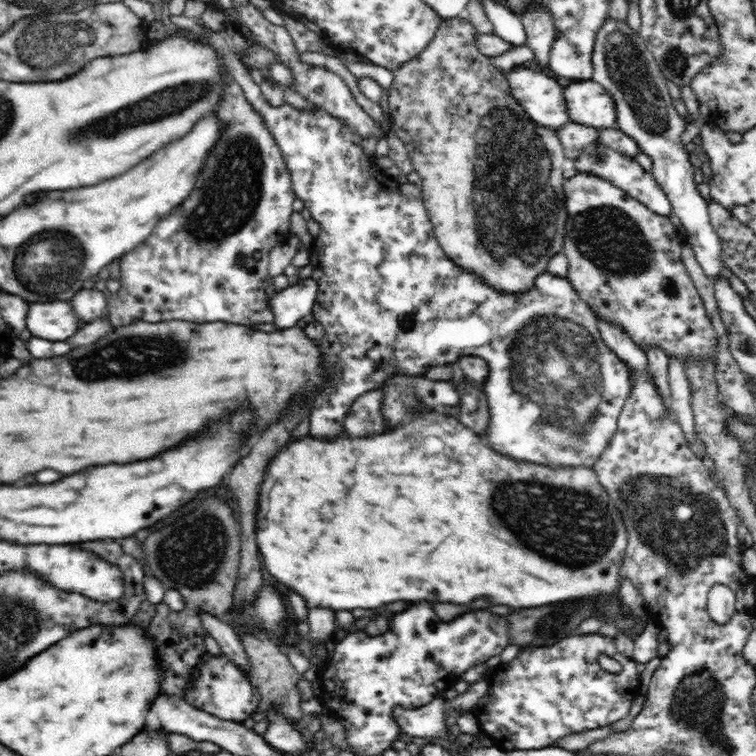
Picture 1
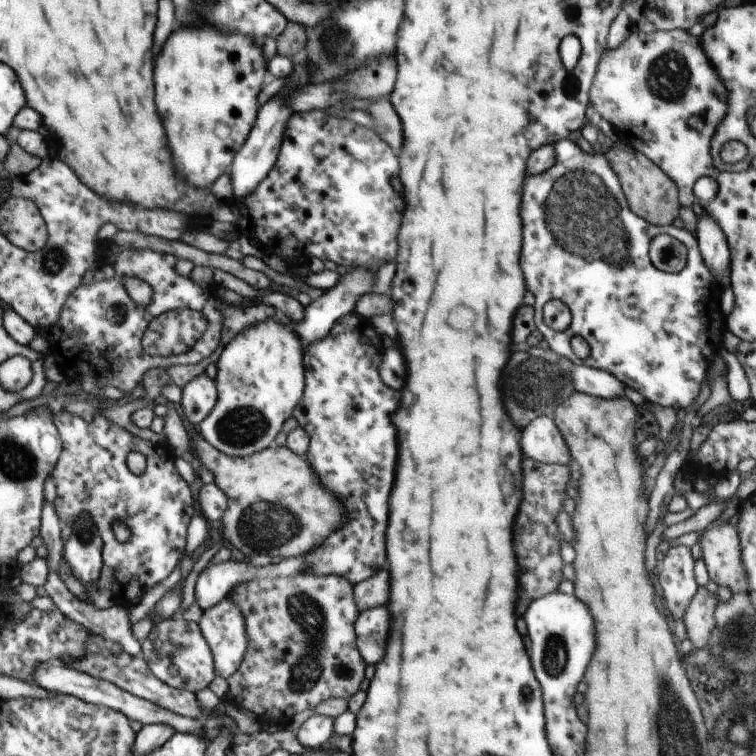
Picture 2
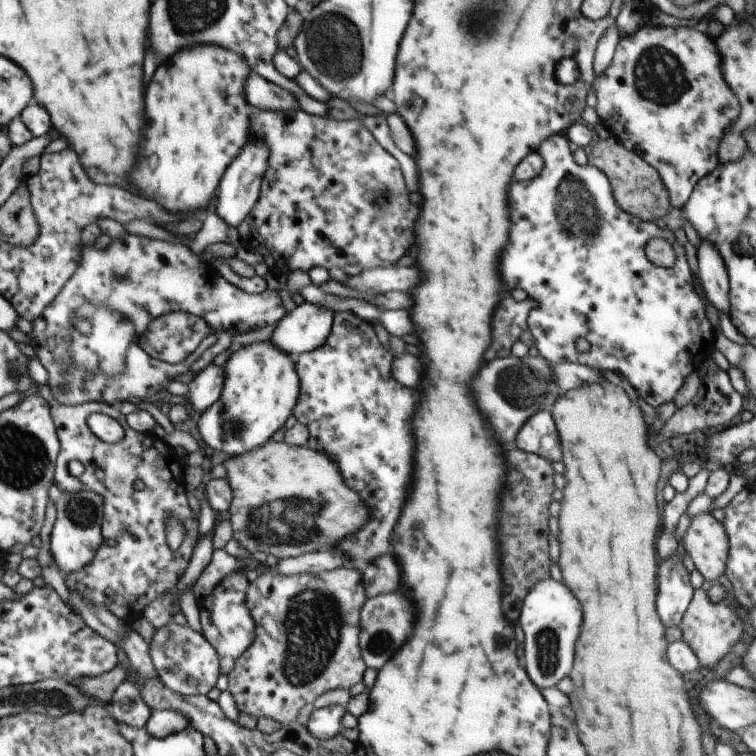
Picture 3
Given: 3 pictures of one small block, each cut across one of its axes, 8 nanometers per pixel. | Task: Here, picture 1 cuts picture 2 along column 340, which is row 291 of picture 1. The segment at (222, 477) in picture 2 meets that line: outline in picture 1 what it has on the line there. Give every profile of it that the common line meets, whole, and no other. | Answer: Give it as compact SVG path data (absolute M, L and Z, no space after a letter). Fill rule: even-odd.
M464 15L444 19L429 45L393 70L385 112L392 134L405 143L414 169L422 178L423 202L437 241L448 258L463 270L480 276L494 289L520 295L535 285L548 260L562 250L568 217L563 191L567 159L555 130L533 122L512 95L505 74L496 70L478 48L476 36L476 29ZM496 242L506 242L506 250Z

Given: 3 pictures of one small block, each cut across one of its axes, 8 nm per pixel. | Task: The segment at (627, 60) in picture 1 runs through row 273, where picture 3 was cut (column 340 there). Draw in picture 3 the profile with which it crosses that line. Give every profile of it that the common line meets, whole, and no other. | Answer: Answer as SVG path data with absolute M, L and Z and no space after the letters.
M331 705L314 710L306 726L310 735L318 739L330 739L343 730L342 719L347 708L343 705Z

